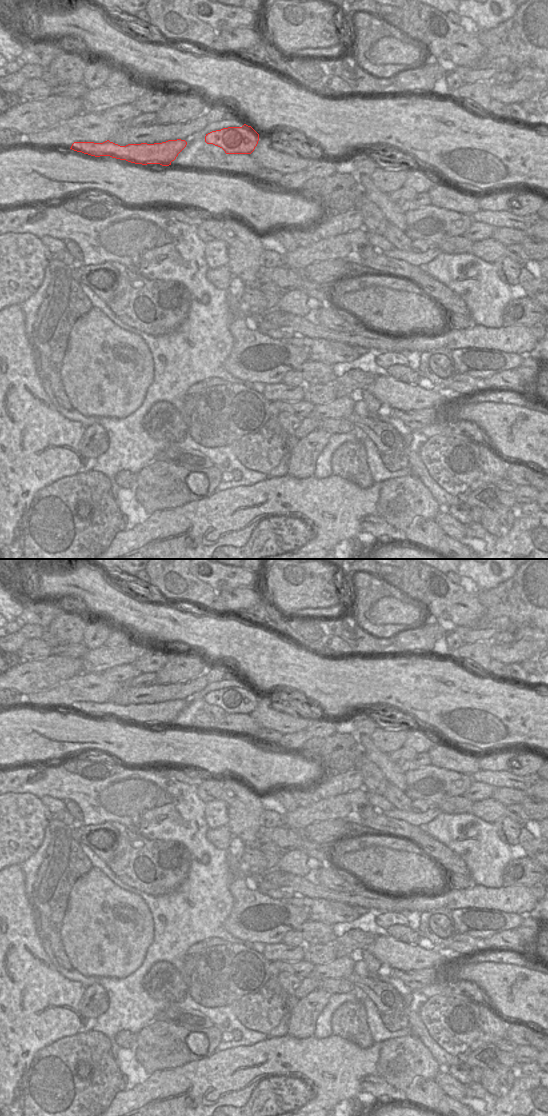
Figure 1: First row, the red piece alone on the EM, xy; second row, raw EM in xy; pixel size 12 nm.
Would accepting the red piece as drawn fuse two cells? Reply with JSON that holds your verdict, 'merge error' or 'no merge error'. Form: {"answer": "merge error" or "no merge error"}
{"answer": "no merge error"}

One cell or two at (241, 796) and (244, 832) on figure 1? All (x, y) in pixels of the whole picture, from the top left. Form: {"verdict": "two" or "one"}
{"verdict": "one"}

